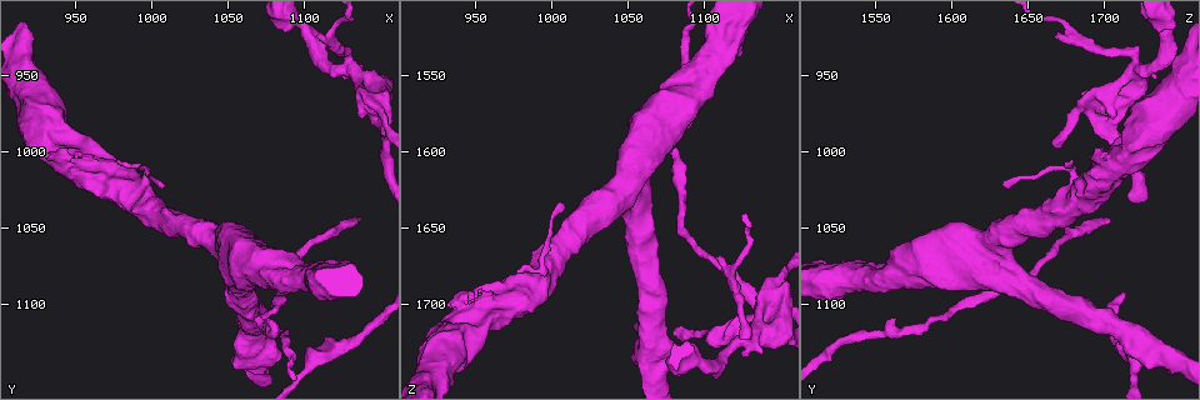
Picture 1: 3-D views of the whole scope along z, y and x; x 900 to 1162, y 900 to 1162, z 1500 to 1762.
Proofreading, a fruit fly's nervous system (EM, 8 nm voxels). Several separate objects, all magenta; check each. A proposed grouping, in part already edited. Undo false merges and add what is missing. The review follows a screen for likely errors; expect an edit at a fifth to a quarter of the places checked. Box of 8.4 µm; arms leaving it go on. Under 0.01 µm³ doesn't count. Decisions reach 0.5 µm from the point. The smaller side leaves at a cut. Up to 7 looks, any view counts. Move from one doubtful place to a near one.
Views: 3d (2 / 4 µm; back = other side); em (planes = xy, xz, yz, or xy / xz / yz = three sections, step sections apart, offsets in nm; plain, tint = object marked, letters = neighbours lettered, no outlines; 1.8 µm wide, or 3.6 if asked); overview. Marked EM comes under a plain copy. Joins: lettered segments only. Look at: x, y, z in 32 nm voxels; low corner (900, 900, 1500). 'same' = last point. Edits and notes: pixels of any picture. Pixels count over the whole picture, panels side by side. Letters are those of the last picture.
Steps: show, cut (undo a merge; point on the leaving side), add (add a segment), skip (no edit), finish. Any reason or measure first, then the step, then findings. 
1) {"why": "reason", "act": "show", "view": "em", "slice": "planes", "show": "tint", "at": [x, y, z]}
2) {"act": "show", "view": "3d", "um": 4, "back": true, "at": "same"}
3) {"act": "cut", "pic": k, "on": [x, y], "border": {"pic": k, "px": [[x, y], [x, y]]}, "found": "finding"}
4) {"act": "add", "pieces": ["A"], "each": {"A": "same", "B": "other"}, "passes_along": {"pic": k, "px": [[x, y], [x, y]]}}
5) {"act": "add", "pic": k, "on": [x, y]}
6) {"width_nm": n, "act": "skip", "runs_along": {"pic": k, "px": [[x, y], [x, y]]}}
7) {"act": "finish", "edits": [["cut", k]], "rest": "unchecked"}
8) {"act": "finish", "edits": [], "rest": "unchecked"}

{"act": "show", "view": "em", "slice": "planes", "show": "letters", "at": [1132, 1044, 1702]}

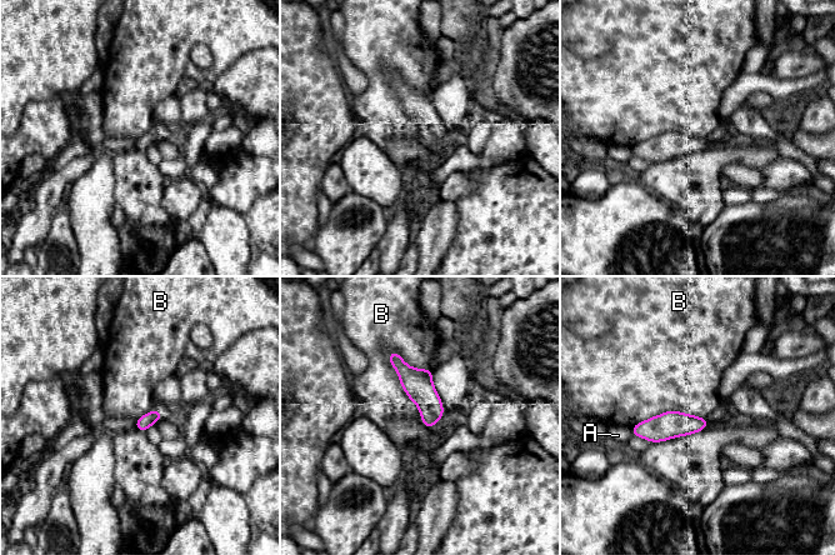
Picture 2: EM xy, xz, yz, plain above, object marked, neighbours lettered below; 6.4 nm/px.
{"act": "skip", "each": {"A": "other", "B": "other"}, "runs_along": {"pic": 2, "px": [[391, 355], [428, 400], [431, 423]]}, "found": "none of them fits"}

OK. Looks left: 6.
{"why": "an open end", "act": "show", "view": "3d", "um": 2, "at": [1108, 926, 1668]}

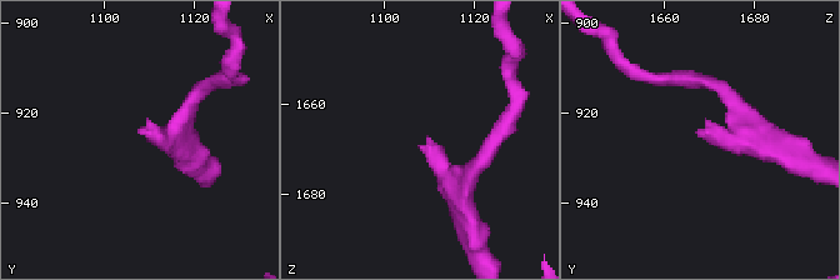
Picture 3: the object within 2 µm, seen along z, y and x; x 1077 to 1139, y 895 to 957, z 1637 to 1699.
{"why": "shape alone is not enough", "act": "show", "view": "em", "slice": "planes", "show": "letters", "at": [1109, 925, 1667]}

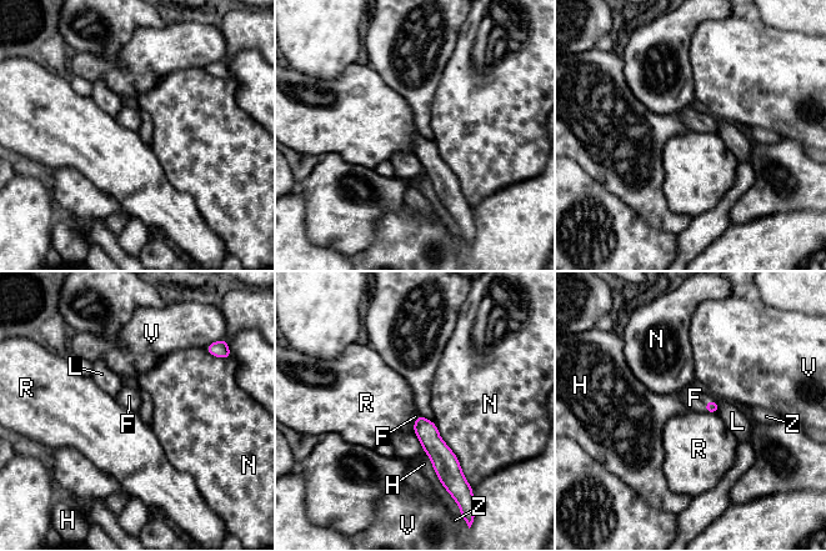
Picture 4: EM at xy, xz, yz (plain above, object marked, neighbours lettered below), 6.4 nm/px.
{"act": "add", "pieces": ["F"], "each": {"F": "same", "H": "other", "L": "other", "N": "other", "R": "other", "V": "other", "Z": "other"}, "passes_along": {"pic": 4, "px": [[710, 406], [706, 402], [695, 397]]}, "found": "it goes on there"}

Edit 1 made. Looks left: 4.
{"why": "see it whole again", "act": "show", "view": "overview"}

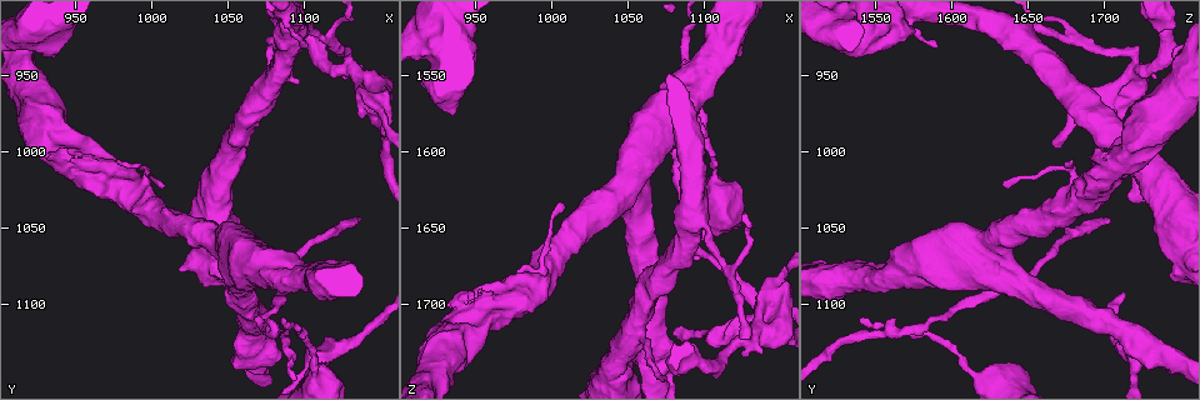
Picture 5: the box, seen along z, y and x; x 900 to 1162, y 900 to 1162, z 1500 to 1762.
{"why": "thin arm on a thick one", "act": "show", "view": "em", "slice": "planes", "show": "tint", "at": [1130, 944, 1720]}

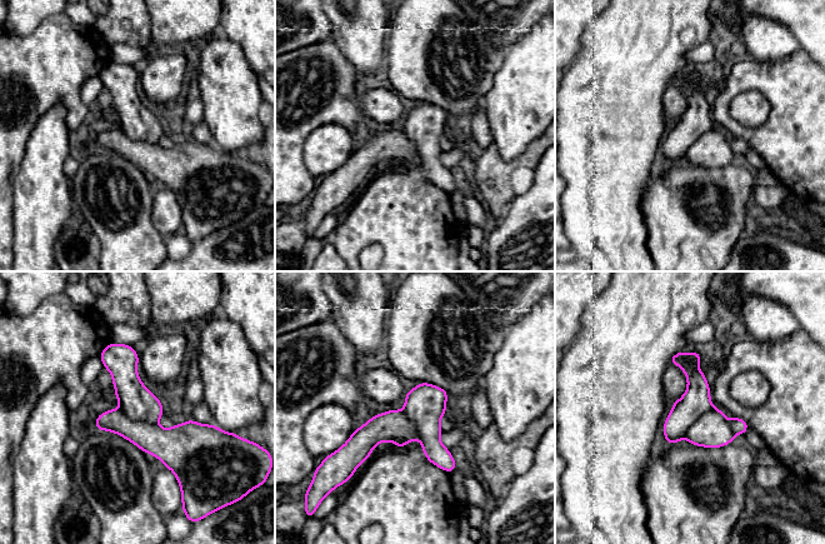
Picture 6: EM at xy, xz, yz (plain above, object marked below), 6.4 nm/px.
{"act": "show", "view": "em", "slice": "planes", "show": "letters", "at": "same"}

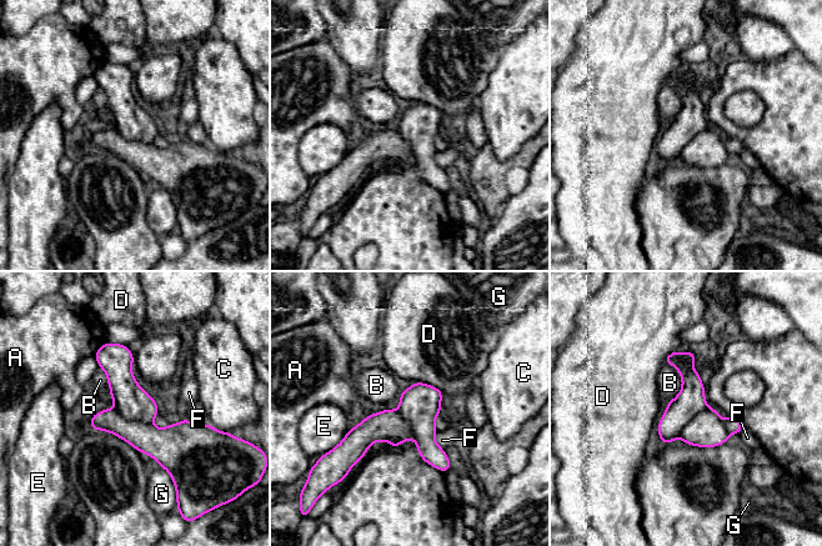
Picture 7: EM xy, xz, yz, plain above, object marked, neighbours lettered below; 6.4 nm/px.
{"act": "cut", "pic": 7, "on": [163, 445], "each": {"A": "other", "B": "other", "C": "other", "D": "other", "E": "other", "F": "other", "G": "other"}, "part_leaving": {"pic": 7, "px": [[93, 421], [141, 436], [203, 430]]}, "found": "a second neuron is stuck on"}

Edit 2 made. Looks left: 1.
{"act": "finish", "edits": [["add", 4], ["cut", 7]], "rest": "unchecked"}

